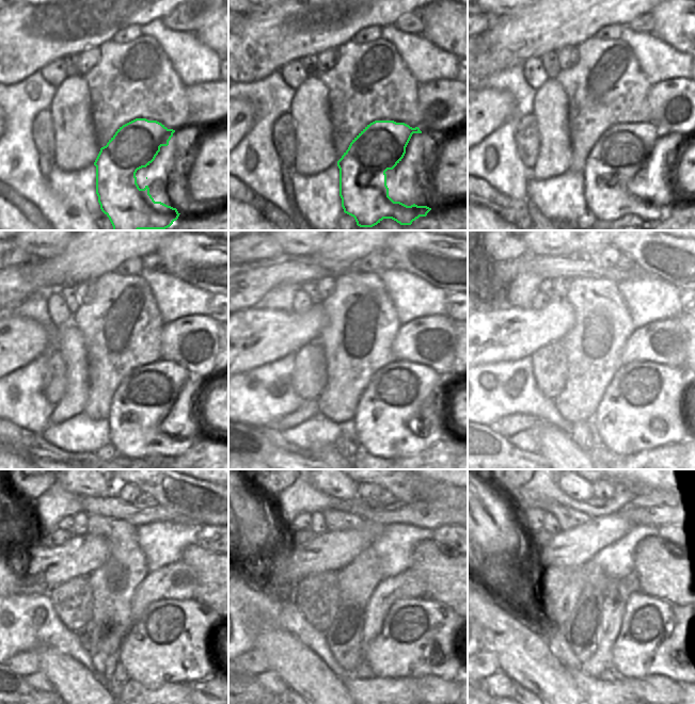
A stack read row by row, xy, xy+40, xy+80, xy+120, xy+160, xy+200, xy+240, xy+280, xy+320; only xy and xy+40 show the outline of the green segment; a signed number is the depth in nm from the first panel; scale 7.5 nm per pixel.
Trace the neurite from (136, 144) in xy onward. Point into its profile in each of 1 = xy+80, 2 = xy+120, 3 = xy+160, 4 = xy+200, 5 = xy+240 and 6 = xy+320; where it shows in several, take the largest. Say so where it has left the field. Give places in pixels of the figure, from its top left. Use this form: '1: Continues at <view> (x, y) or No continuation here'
1: Continues at xy+80 (621, 152)
2: Continues at xy+120 (144, 397)
3: Continues at xy+160 (399, 392)
4: Continues at xy+200 (640, 393)
5: Continues at xy+240 (166, 645)
6: Continues at xy+320 (652, 628).

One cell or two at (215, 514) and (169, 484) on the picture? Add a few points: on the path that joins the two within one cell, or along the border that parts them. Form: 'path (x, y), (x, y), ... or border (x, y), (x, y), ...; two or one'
path (203, 510), (200, 510), (180, 493); one

